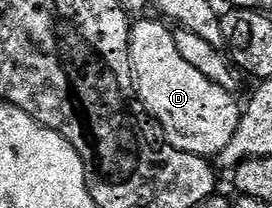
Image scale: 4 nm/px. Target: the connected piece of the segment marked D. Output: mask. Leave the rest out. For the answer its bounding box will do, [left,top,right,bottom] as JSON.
[129,21,242,158]

